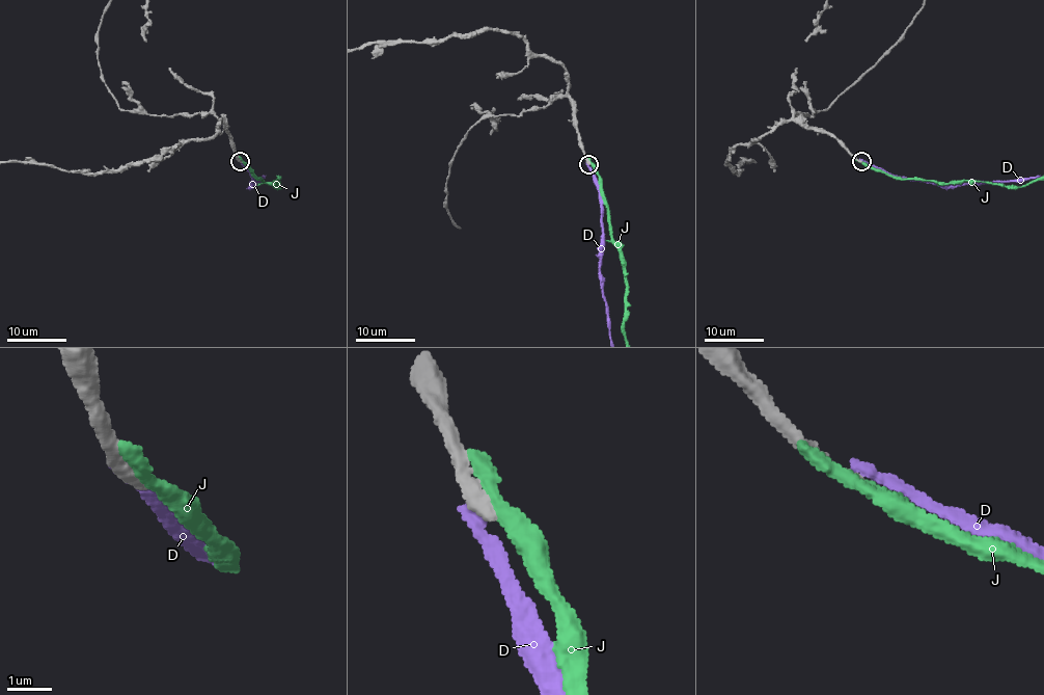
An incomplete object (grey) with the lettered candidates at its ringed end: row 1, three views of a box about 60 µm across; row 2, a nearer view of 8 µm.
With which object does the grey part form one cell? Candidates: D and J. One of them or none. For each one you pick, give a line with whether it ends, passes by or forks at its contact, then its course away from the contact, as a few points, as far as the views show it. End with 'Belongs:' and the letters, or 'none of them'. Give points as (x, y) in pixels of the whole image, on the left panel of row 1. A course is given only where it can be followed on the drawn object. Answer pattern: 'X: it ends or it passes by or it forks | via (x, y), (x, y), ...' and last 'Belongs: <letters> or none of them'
Belongs: none of them

